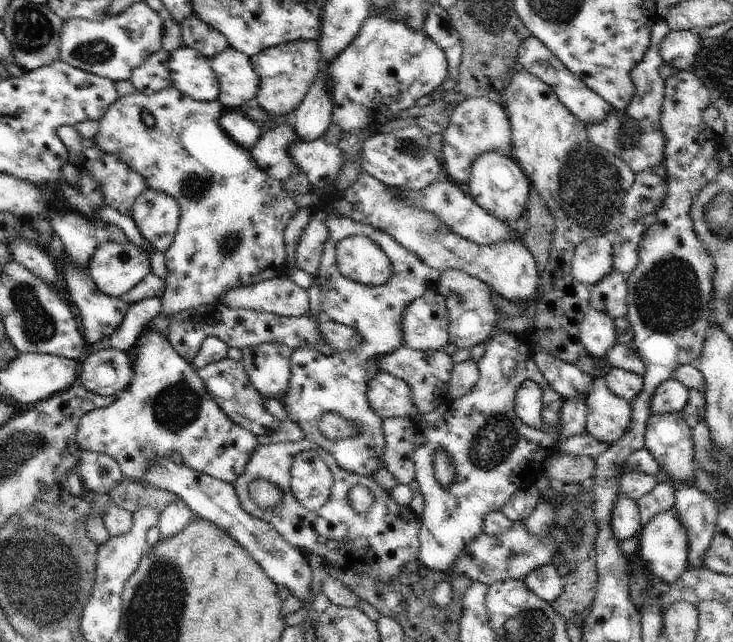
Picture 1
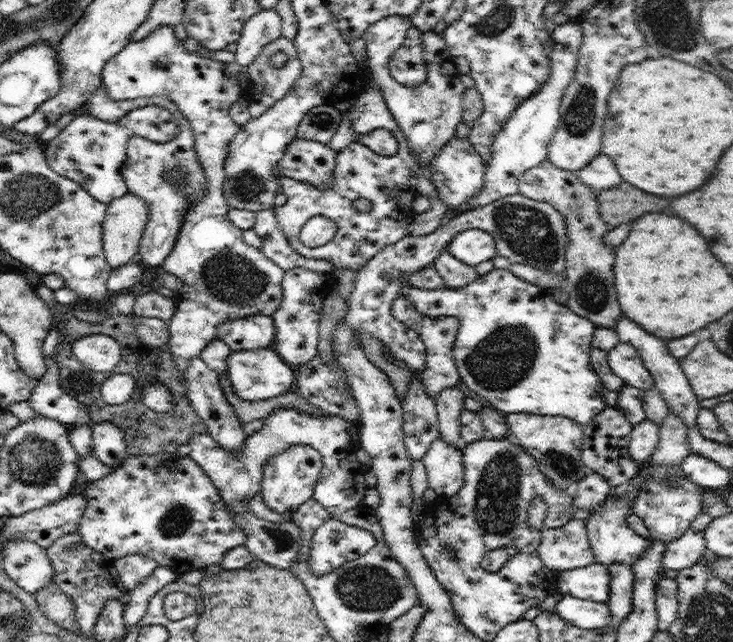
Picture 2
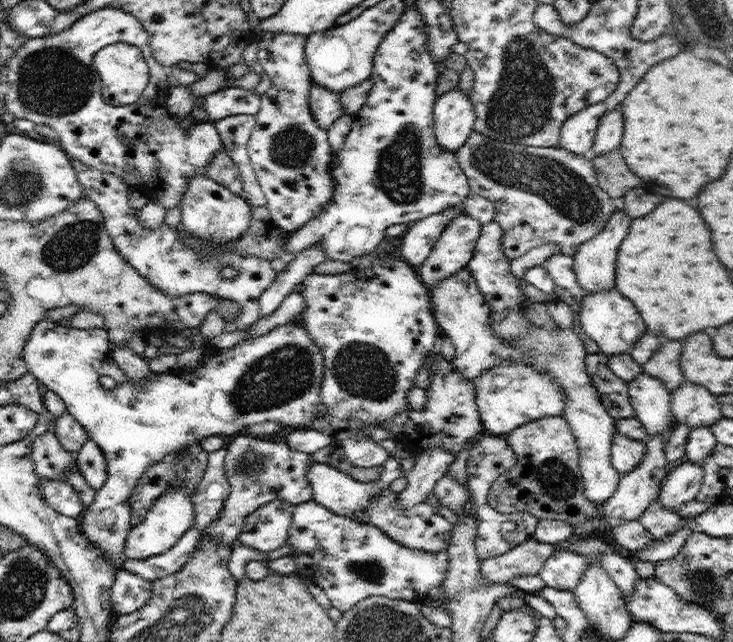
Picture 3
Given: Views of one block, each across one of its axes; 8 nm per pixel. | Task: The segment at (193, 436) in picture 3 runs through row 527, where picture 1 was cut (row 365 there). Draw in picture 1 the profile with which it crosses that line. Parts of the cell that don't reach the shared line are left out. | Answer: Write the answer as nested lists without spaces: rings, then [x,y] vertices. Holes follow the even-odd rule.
[[[107,348],[86,354],[79,366],[82,387],[104,398],[126,390],[133,378],[133,366],[127,352]]]

